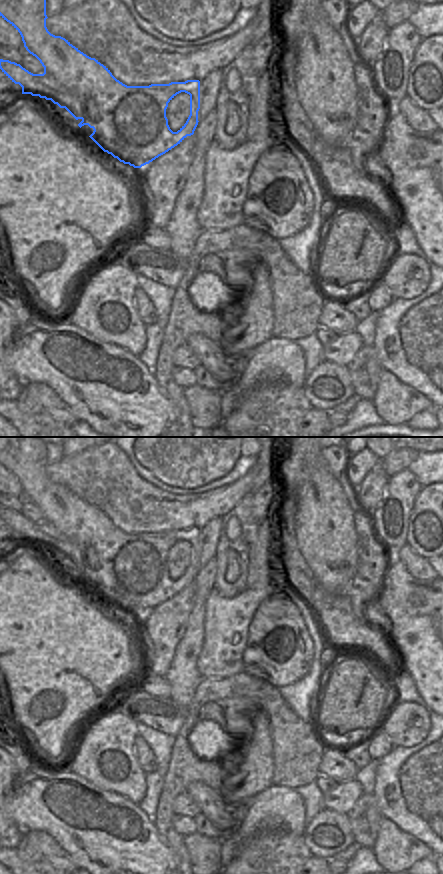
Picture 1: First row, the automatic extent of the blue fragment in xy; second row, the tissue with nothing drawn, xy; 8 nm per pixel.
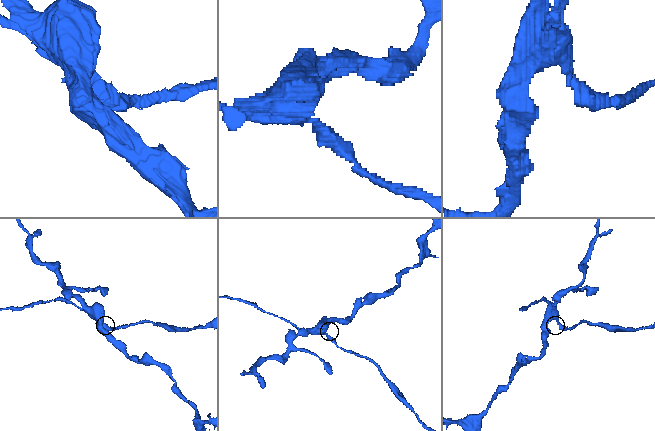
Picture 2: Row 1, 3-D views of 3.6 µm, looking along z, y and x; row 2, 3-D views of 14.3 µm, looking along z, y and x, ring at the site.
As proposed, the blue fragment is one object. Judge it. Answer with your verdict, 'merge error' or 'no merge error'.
merge error

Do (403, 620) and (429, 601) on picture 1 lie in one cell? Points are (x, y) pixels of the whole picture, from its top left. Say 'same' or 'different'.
different

